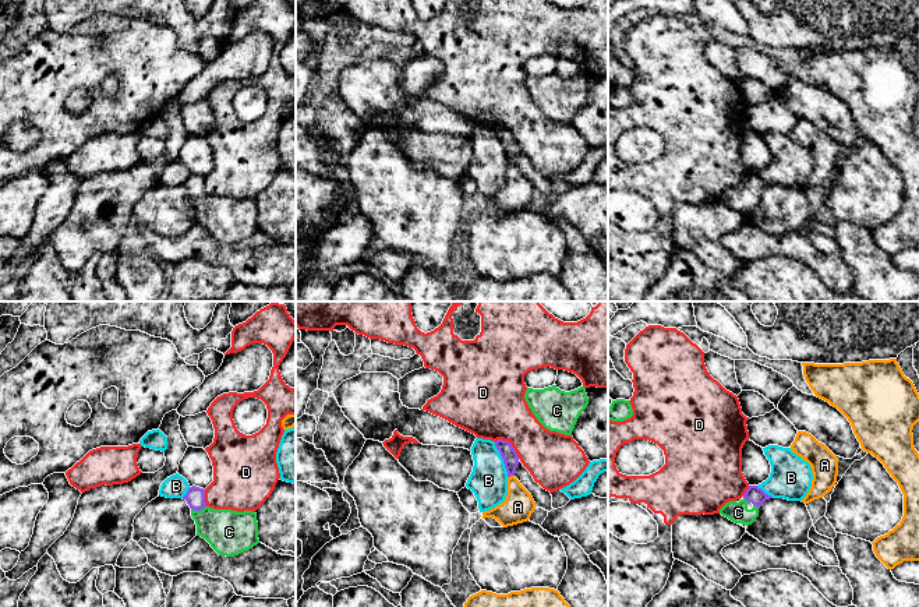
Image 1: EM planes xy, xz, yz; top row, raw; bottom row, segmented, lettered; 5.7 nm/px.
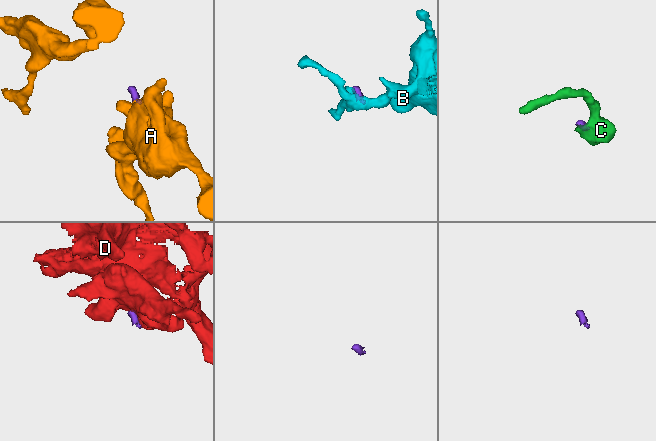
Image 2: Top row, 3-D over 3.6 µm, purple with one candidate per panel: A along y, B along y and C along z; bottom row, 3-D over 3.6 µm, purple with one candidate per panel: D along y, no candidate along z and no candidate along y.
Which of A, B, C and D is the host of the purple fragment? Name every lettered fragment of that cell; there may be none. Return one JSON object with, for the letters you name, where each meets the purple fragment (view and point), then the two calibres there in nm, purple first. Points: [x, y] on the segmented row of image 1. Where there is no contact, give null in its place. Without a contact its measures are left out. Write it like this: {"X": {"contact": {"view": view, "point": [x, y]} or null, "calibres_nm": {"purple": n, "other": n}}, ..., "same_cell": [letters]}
{"A": {"contact": {"view": "xz", "point": [511, 475]}, "calibres_nm": {"purple": 90, "other": 180}}, "C": {"contact": {"view": "xy", "point": [198, 510]}, "calibres_nm": {"purple": 110, "other": 260}}, "same_cell": ["A", "C"]}

